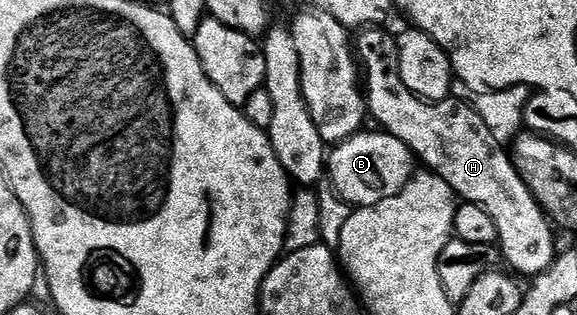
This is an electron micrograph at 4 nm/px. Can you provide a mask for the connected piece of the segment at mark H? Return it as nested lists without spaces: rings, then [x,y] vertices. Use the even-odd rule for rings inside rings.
[[[366,27],[356,37],[356,57],[364,74],[369,116],[373,120],[375,117],[385,132],[409,147],[429,172],[444,179],[463,202],[484,207],[484,211],[492,215],[492,223],[496,223],[498,245],[505,264],[507,261],[515,274],[523,273],[526,279],[537,277],[550,268],[556,256],[555,230],[518,174],[511,154],[492,139],[492,131],[488,131],[484,119],[480,119],[465,100],[424,101],[408,91],[404,79],[400,79],[397,36],[386,31],[382,27]]]

